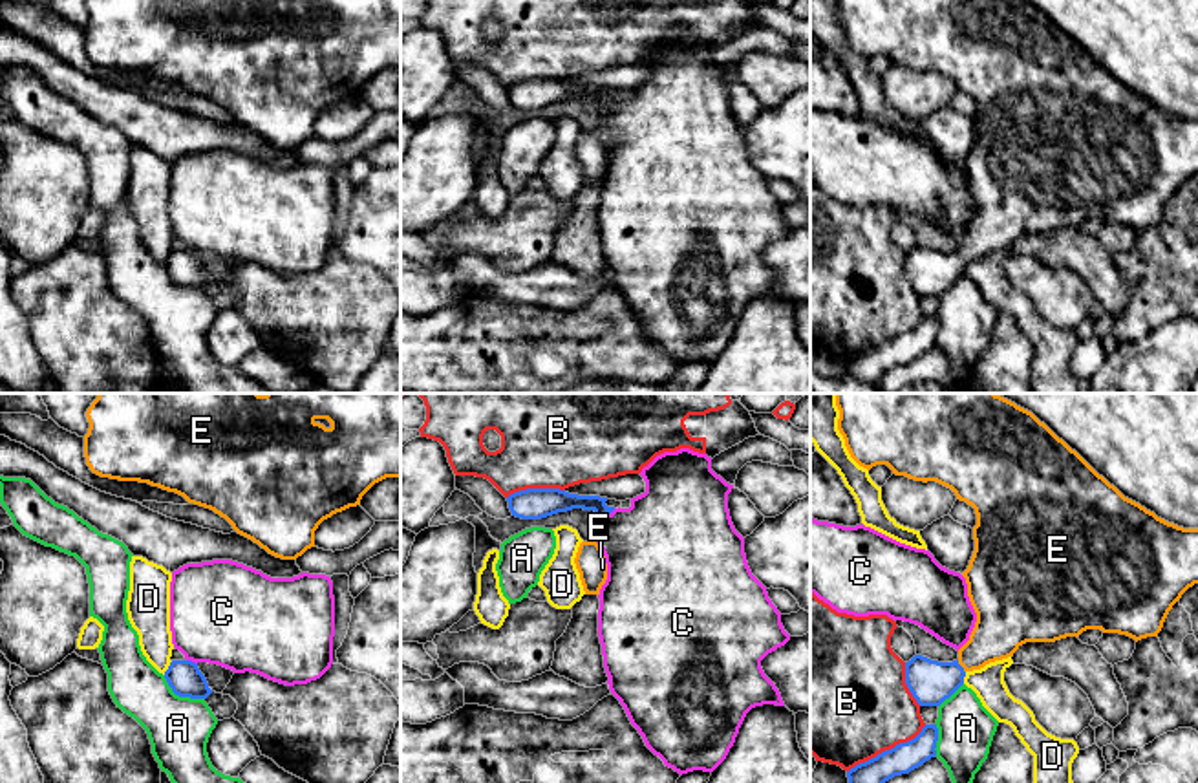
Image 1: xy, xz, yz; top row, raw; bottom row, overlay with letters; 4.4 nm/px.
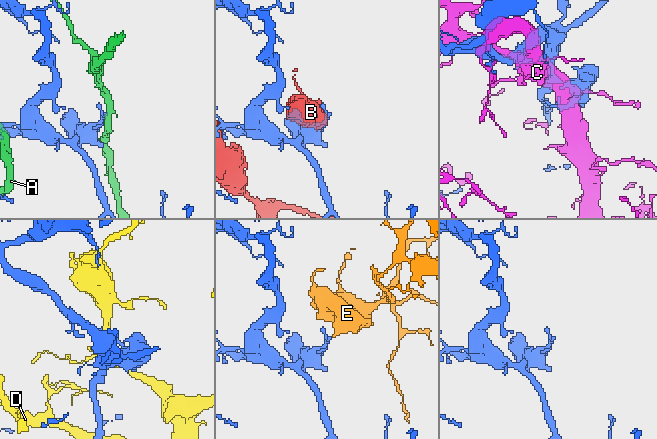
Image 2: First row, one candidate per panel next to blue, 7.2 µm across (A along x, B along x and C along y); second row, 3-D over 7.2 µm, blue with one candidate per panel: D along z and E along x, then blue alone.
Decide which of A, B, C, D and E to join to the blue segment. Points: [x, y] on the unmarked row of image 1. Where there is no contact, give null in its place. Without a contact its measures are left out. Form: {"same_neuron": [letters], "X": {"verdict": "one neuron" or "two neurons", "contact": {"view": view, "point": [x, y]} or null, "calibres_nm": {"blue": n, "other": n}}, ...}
{"same_neuron": ["E"], "A": {"verdict": "two neurons", "contact": {"view": "xy", "point": [181, 286]}, "calibres_nm": {"blue": 150, "other": 280}}, "B": {"verdict": "two neurons", "contact": {"view": "yz", "point": [886, 341]}, "calibres_nm": {"blue": 140, "other": 480}}, "C": {"verdict": "two neurons", "contact": {"view": "xz", "point": [606, 105]}, "calibres_nm": {"blue": 110, "other": 400}}, "D": {"verdict": "two neurons", "contact": {"view": "xy", "point": [169, 258]}, "calibres_nm": {"blue": 150, "other": 180}}, "E": {"verdict": "one neuron", "contact": {"view": "yz", "point": [961, 257]}, "calibres_nm": {"blue": 190, "other": 220}}}

